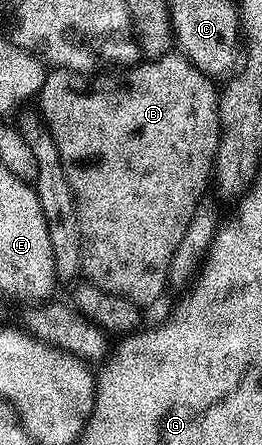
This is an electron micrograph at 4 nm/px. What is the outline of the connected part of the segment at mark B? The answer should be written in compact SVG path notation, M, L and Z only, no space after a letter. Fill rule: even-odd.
M170 52L162 58L141 60L124 68L109 68L94 74L60 68L50 69L46 73L39 95L42 118L40 121L55 140L55 148L59 148L59 160L63 160L63 172L67 172L67 180L71 184L71 192L77 205L81 233L81 268L84 277L103 292L123 296L123 300L131 300L136 306L148 308L152 302L159 301L161 293L167 290L171 256L175 256L175 248L179 248L183 241L187 224L191 224L191 216L195 216L197 206L208 195L205 193L208 190L210 193L213 182L213 167L221 143L221 121L217 111L221 99L218 87L213 87L213 82L214 79L210 75L199 72L199 68L192 66L180 52Z

